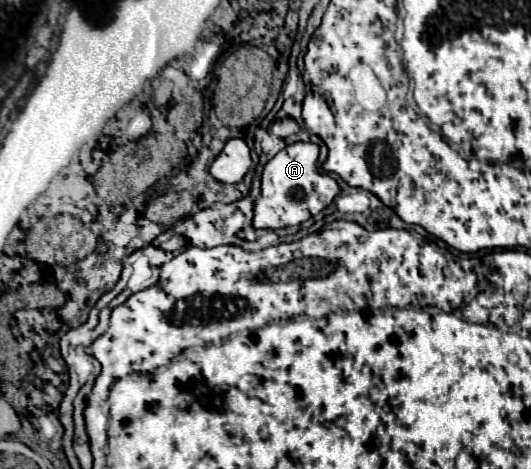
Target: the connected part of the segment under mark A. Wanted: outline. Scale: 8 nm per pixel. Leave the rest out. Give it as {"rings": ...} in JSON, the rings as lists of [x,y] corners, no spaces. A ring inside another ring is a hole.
{"rings":[[[292,143],[284,147],[274,159],[270,159],[262,173],[262,197],[254,205],[254,227],[256,229],[280,229],[300,225],[310,219],[338,195],[338,183],[318,171],[320,148],[314,143]],[[298,191],[302,197],[298,199]]]}

